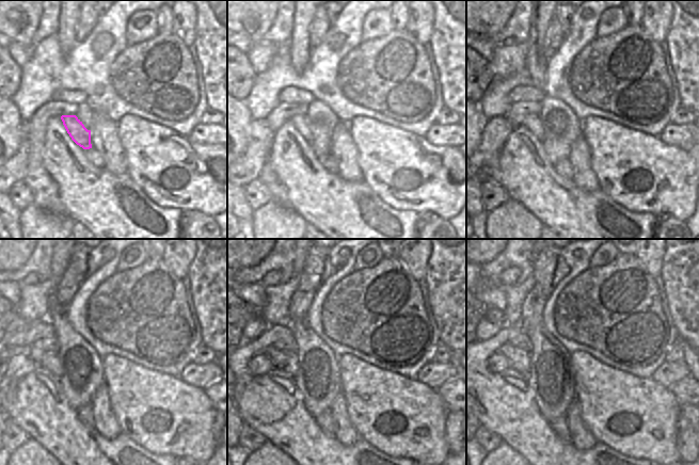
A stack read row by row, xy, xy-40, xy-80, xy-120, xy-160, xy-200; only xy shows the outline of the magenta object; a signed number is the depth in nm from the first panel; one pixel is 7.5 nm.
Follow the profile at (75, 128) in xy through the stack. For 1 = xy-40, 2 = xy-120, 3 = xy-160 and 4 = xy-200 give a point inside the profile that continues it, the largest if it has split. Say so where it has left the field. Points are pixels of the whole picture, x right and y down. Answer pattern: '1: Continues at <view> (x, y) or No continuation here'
1: Continues at xy-40 (300, 122)
2: Continues at xy-120 (50, 361)
3: Continues at xy-160 (284, 359)
4: Continues at xy-200 (520, 359).

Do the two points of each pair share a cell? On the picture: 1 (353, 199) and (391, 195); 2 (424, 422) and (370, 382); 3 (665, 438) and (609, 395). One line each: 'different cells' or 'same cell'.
1: different cells
2: same cell
3: same cell

